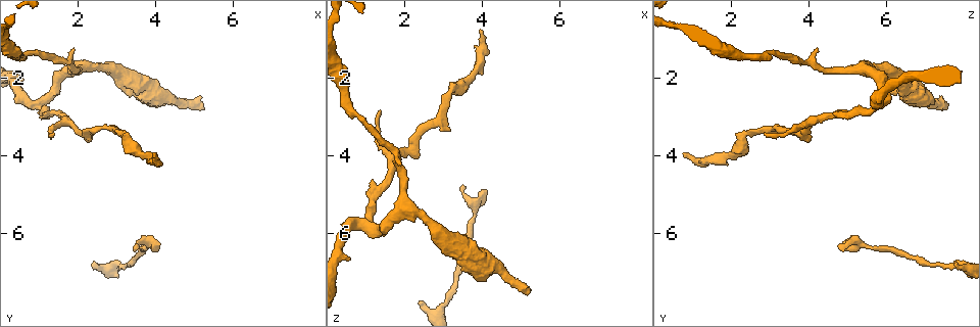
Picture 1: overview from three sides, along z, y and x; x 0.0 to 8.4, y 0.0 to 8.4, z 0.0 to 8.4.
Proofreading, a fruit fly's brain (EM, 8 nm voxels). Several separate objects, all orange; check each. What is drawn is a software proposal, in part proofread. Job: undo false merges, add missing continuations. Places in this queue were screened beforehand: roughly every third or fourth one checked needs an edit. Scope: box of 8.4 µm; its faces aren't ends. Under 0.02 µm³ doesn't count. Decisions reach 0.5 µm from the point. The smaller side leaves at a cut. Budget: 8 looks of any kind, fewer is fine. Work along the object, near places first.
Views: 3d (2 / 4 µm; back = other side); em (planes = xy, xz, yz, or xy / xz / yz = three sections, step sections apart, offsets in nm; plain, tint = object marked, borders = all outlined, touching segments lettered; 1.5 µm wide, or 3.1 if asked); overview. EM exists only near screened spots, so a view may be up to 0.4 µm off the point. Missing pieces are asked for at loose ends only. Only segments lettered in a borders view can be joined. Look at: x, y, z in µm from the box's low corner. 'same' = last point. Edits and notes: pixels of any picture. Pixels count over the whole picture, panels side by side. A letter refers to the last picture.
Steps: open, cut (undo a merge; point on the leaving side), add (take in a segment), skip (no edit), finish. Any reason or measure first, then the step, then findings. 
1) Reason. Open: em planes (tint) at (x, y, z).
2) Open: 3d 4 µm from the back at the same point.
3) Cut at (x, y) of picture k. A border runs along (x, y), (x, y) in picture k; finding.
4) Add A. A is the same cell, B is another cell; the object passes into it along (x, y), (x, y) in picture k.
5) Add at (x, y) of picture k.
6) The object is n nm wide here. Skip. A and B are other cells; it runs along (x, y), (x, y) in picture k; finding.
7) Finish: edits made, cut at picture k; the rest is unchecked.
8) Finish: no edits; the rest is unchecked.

Free end. Open: 3d 2 µm at (2.35, 6.75, 7.80).

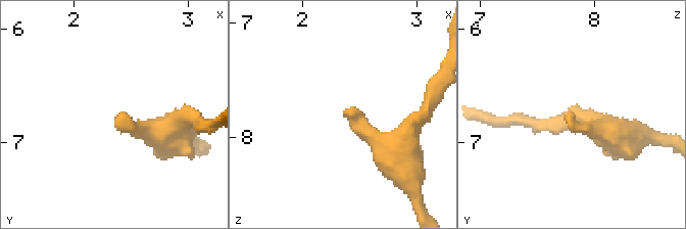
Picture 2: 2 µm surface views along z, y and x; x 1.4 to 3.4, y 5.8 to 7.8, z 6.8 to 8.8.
Open: em xz step 8 (borders) at (2.36, 6.76, 7.78).

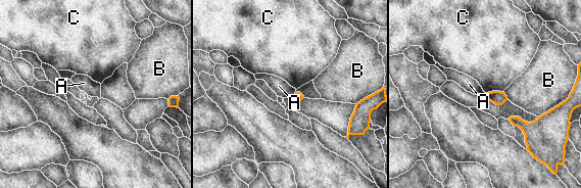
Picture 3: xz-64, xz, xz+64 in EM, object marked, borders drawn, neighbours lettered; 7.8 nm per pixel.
Skip. A, B and C are other cells; a border runs along (295, 91), (292, 95) in picture 3; none of them fits.

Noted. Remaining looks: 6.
Open: em planes (plain) at (5.20, 2.80, 7.50).

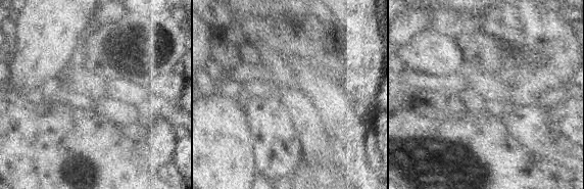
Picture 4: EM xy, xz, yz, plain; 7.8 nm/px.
Open: em planes (tint) at the same point.

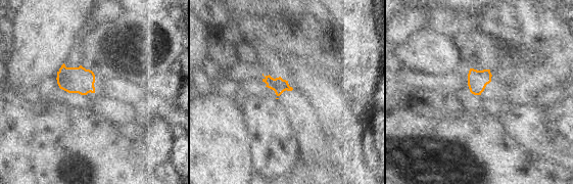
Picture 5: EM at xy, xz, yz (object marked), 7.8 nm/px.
Open: em planes (borders) at the same point.

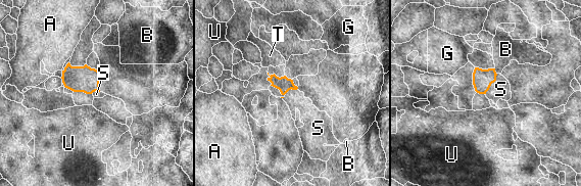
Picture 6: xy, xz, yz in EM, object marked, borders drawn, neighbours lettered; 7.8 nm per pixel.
Add S. S is the same cell, A, B, G, T and U are other cells; it goes on there.

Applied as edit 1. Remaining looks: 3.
Finish: edits made, add at picture 6; the rest is unchecked.

